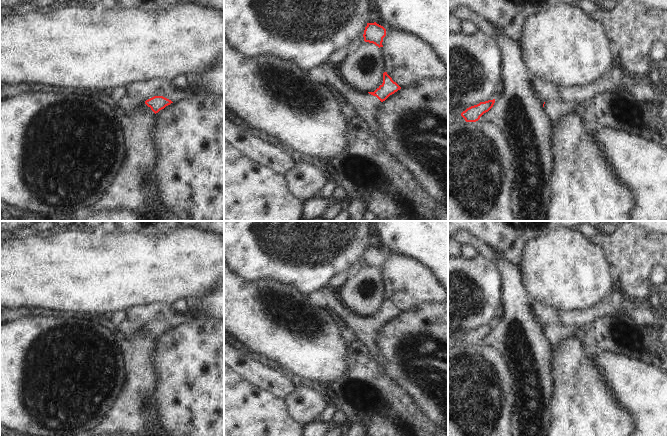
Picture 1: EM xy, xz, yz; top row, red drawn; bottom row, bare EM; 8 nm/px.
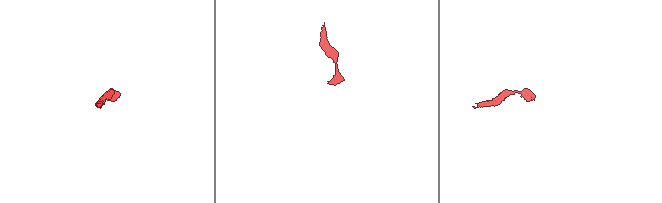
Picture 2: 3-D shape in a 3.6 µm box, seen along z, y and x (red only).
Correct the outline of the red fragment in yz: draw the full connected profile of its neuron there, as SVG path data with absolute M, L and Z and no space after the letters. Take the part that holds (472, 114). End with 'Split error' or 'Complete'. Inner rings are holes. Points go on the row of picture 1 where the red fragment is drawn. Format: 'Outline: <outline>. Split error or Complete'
Outline: M495 99L480 102L477 105L467 108L461 113L461 116L466 122L476 122L484 113L488 112L493 107L494 103Z. Complete.

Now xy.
Outline: M124 96L119 101L114 102L113 106L119 114L123 113L130 117L135 113L155 115L171 103L173 103L171 100L163 96L154 96L145 102L129 96Z. Split error.

